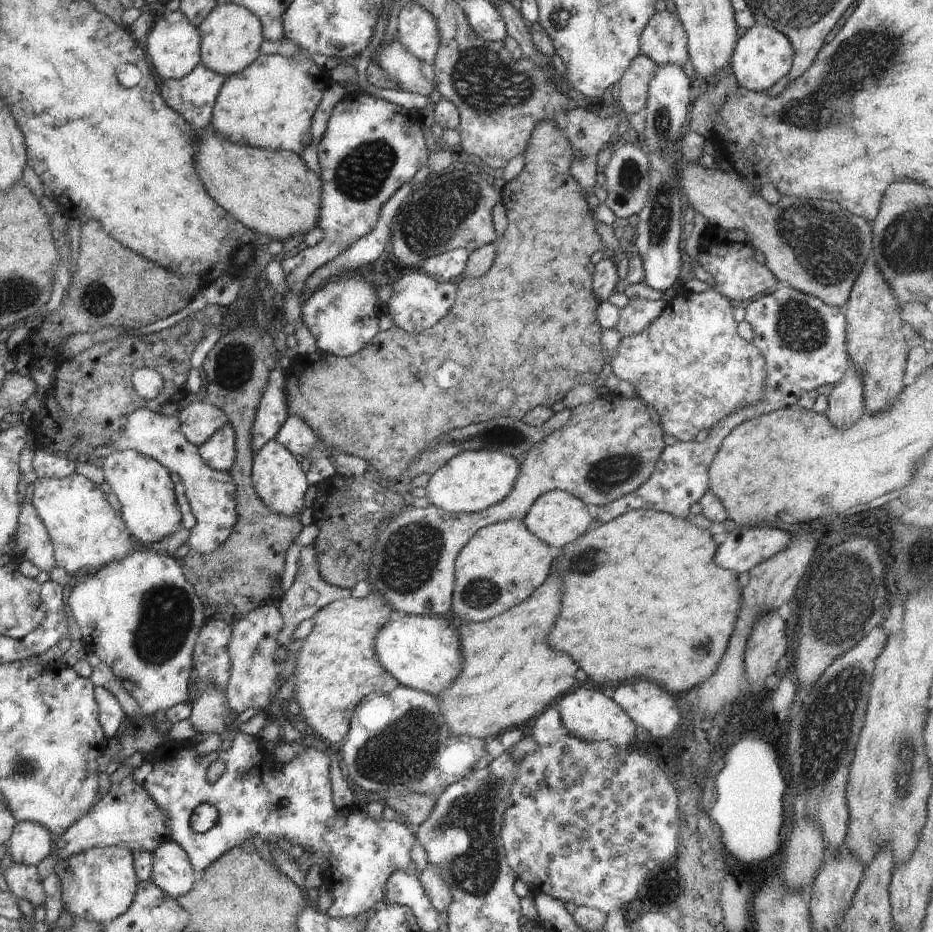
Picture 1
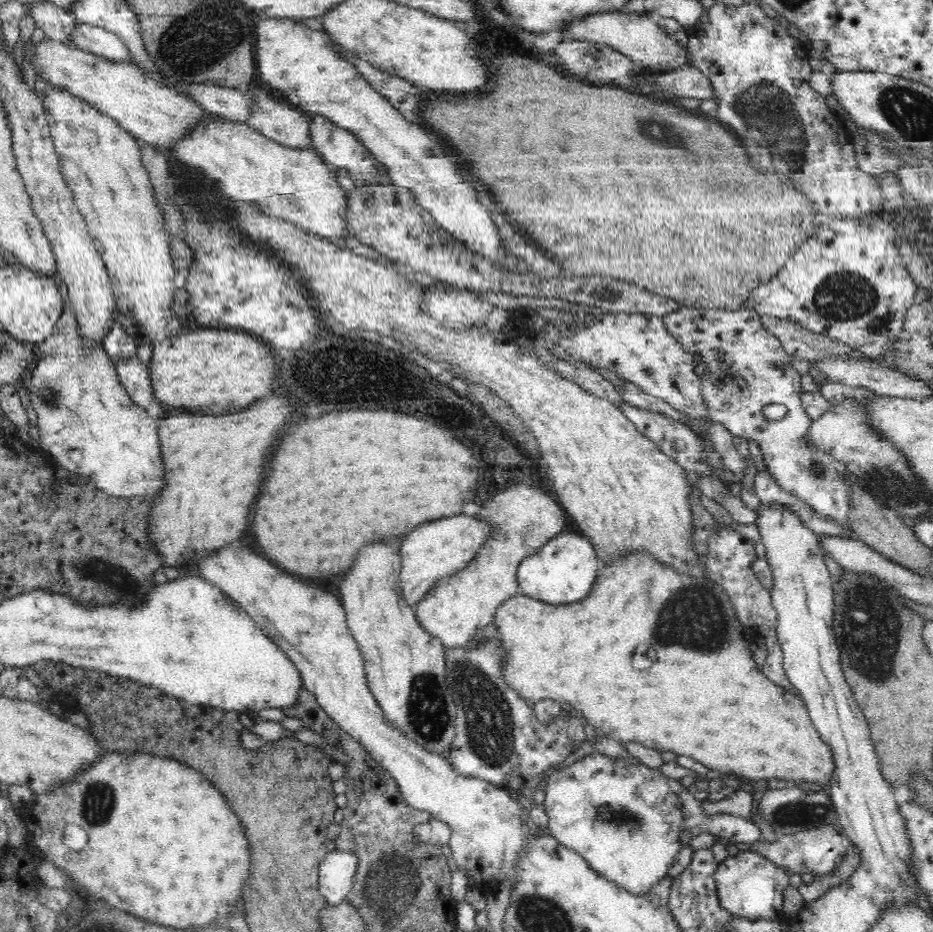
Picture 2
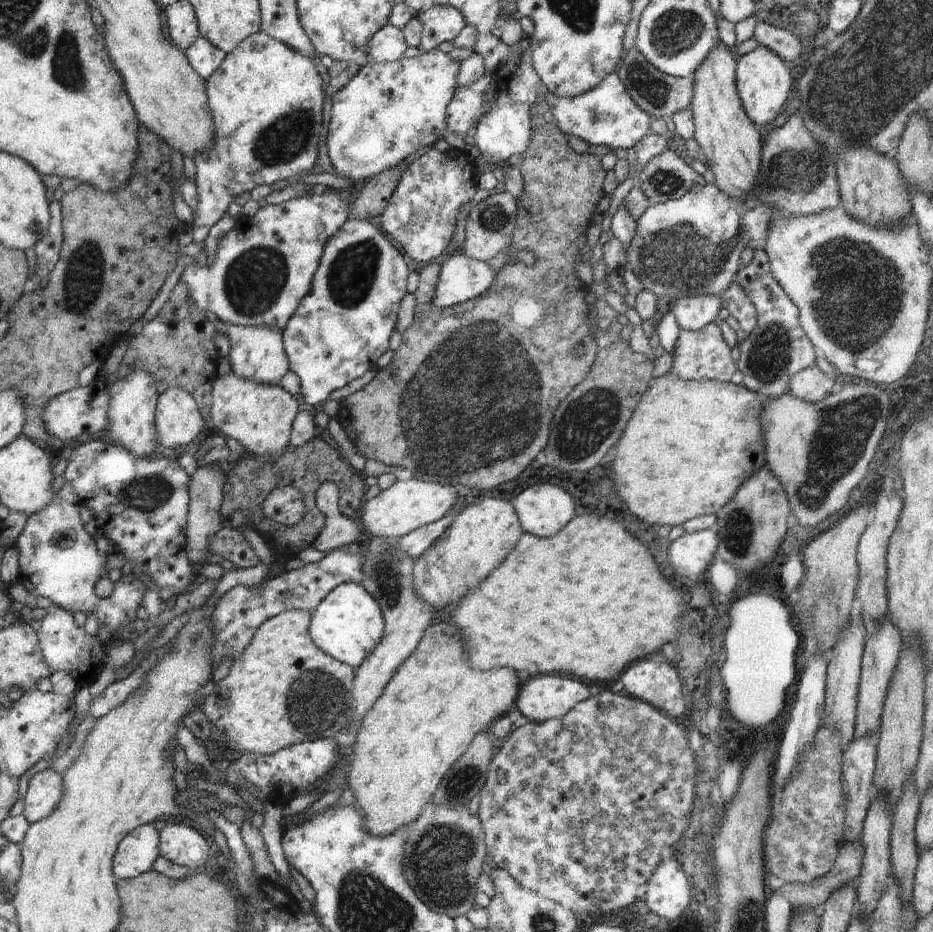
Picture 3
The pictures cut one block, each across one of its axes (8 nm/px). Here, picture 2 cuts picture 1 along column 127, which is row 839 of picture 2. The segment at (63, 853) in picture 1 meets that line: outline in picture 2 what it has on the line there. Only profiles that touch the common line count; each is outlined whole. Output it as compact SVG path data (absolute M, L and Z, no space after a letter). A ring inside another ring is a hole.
M836 822L834 825L780 835L776 841L770 843L765 840L756 841L751 844L749 850L761 854L779 867L784 867L789 874L801 875L803 872L810 871L818 877L823 877L829 875L843 862L850 846L850 839L846 836L843 826Z

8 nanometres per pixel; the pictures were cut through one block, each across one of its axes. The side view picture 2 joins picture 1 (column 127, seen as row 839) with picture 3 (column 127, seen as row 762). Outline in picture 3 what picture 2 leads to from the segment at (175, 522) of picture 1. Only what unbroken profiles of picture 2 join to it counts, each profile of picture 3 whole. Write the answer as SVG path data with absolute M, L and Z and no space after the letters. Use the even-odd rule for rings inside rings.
M142 369L130 373L122 379L118 378L109 392L108 424L105 432L100 436L113 445L129 450L139 459L158 456L161 451L155 427L158 394L153 376Z

